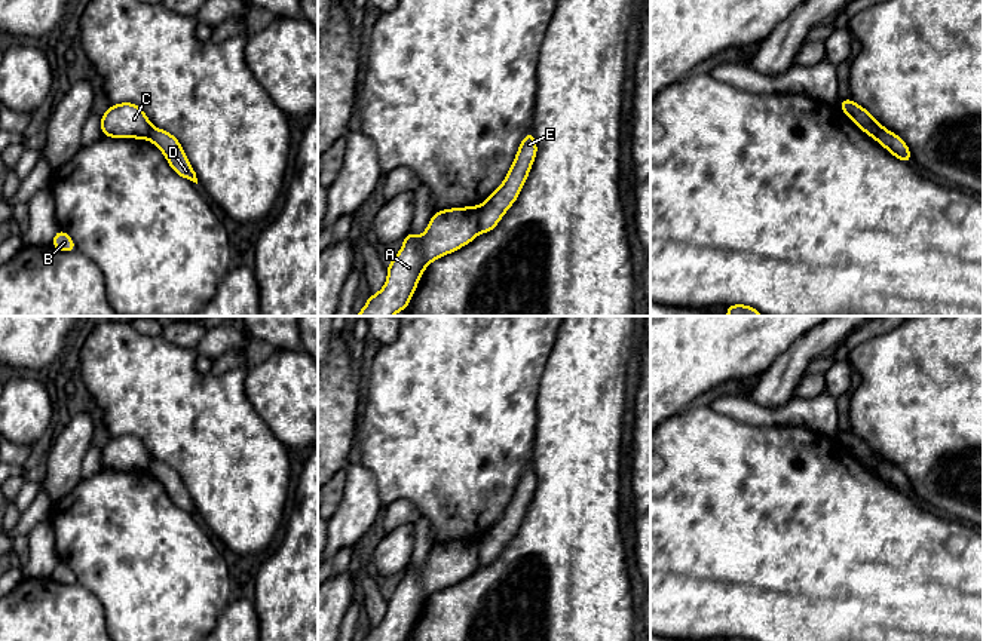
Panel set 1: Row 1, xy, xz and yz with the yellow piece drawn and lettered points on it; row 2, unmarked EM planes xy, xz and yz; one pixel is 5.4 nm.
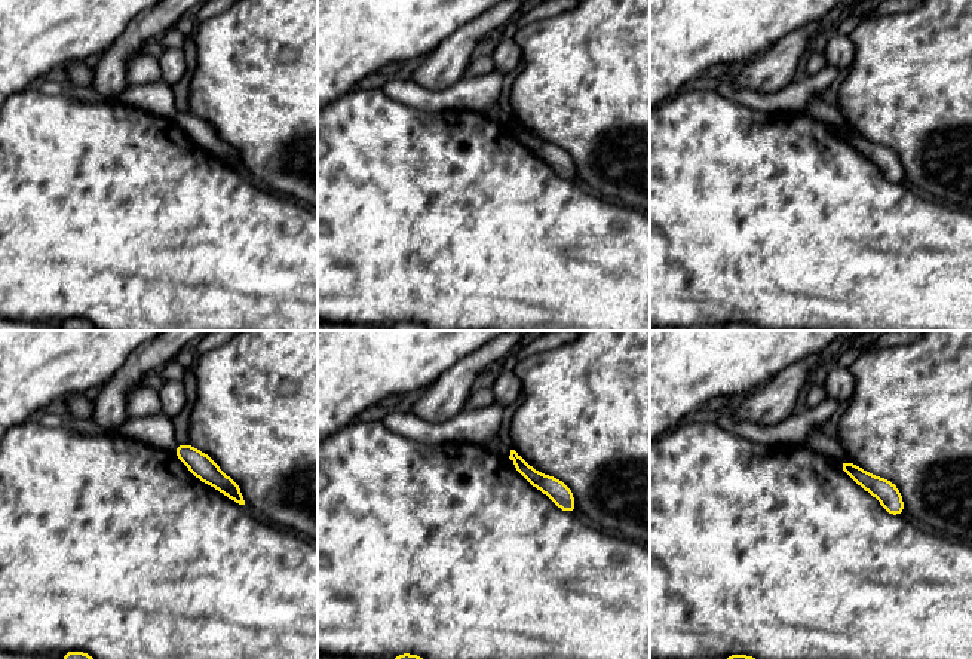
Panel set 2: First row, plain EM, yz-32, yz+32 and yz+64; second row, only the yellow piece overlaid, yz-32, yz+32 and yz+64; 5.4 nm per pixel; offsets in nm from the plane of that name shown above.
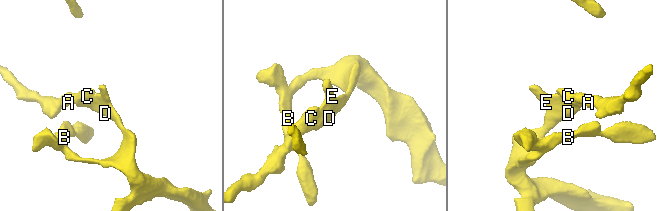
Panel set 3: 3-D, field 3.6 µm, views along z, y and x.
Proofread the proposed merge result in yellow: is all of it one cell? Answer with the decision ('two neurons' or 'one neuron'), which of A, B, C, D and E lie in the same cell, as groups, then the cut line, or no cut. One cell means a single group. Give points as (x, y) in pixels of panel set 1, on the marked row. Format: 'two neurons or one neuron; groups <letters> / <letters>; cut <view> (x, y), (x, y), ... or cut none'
two neurons; groups A C / B D E; cut yz (857, 123), (867, 132), (879, 134), (887, 131)

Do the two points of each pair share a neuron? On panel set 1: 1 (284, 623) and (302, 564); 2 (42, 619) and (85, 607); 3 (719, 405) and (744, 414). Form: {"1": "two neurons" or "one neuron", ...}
{"1": "one neuron", "2": "one neuron", "3": "one neuron"}

